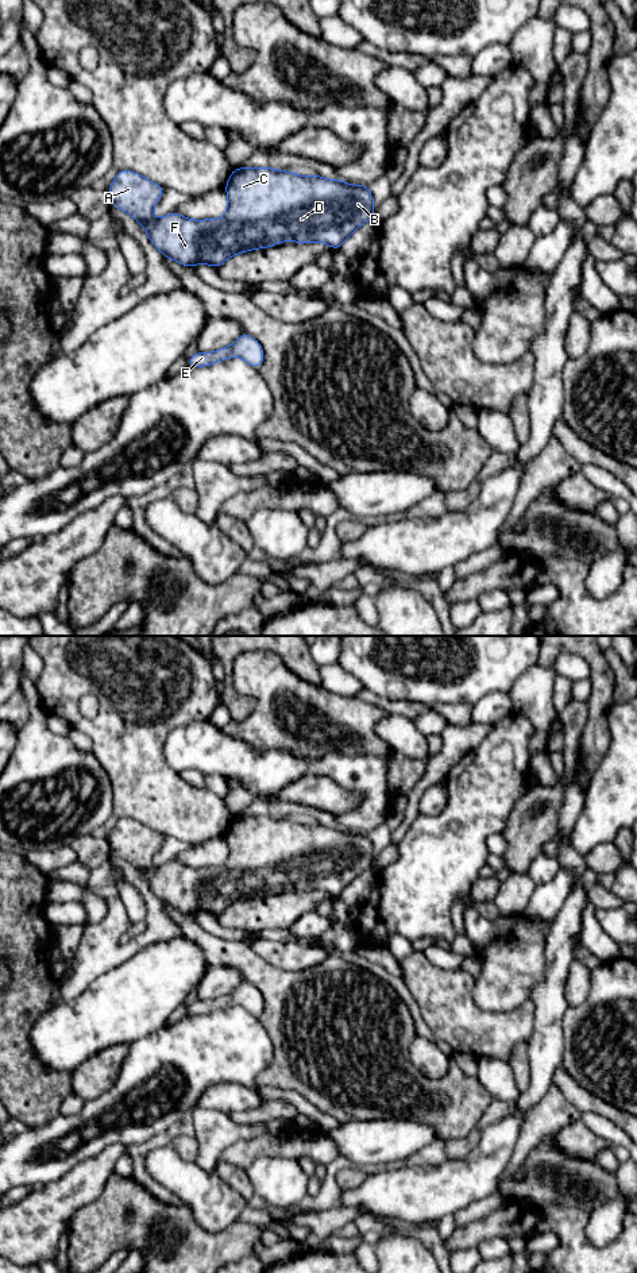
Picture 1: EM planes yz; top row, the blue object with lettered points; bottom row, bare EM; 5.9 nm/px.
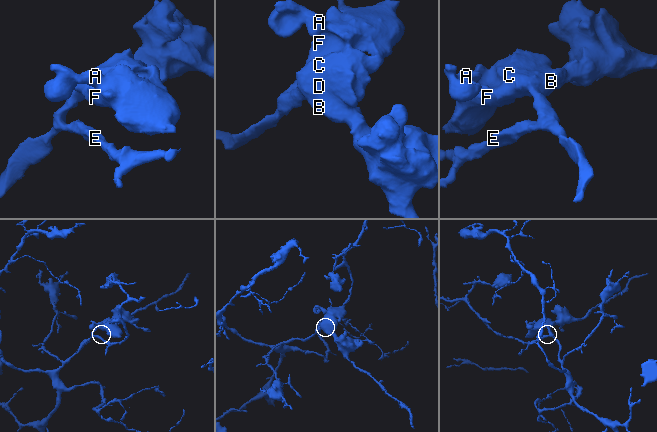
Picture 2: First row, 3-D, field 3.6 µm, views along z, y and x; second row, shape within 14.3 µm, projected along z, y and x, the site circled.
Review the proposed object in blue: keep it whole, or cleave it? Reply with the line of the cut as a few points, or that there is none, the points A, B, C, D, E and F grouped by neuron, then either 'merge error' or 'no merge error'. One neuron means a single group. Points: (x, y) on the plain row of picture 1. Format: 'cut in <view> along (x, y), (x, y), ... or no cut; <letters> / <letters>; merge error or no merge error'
no cut; A B C D E F; no merge error

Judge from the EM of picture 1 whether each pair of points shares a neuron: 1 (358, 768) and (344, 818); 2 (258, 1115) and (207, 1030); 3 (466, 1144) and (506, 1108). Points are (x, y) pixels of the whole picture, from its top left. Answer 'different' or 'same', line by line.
1: same
2: different
3: same

